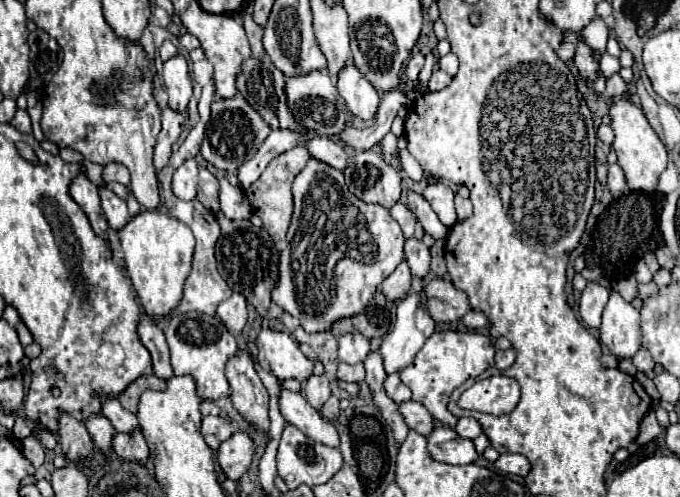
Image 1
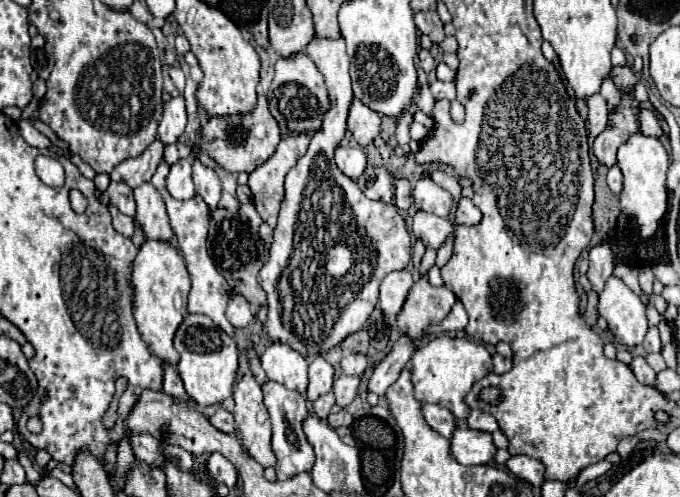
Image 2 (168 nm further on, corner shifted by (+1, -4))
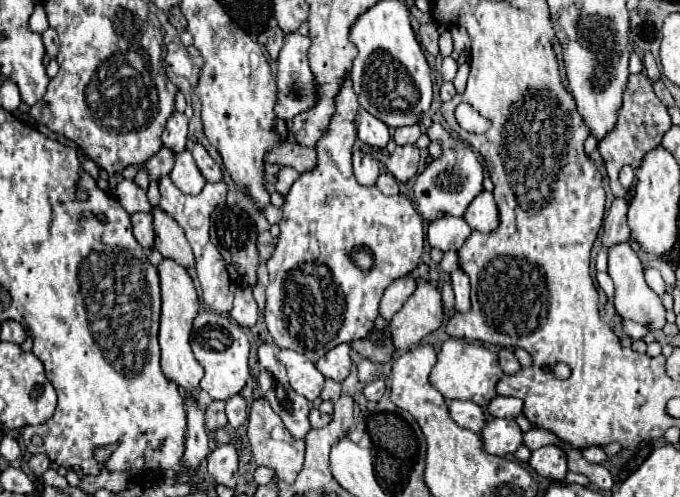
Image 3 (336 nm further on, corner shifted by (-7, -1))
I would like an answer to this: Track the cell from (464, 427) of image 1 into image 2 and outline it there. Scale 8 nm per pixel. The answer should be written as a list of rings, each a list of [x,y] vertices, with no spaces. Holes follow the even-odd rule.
[[[473,410],[467,418],[467,426],[471,430],[479,430],[479,432],[495,432],[497,430],[497,422],[491,414],[485,414],[481,410]]]

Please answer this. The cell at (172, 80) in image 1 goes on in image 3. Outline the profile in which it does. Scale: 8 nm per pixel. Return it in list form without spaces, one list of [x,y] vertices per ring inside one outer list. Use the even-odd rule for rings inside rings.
[[[175,111],[161,135],[163,147],[171,149],[175,155],[179,155],[187,147],[187,123],[189,123],[189,117],[185,113]]]

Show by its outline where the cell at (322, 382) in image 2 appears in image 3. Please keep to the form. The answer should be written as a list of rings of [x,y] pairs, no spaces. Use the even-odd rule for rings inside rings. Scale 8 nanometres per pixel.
[[[341,343],[341,345],[333,347],[329,353],[325,353],[315,365],[325,377],[331,377],[331,379],[341,383],[349,375],[351,365],[353,365],[349,353],[351,353],[351,345],[349,343]]]

